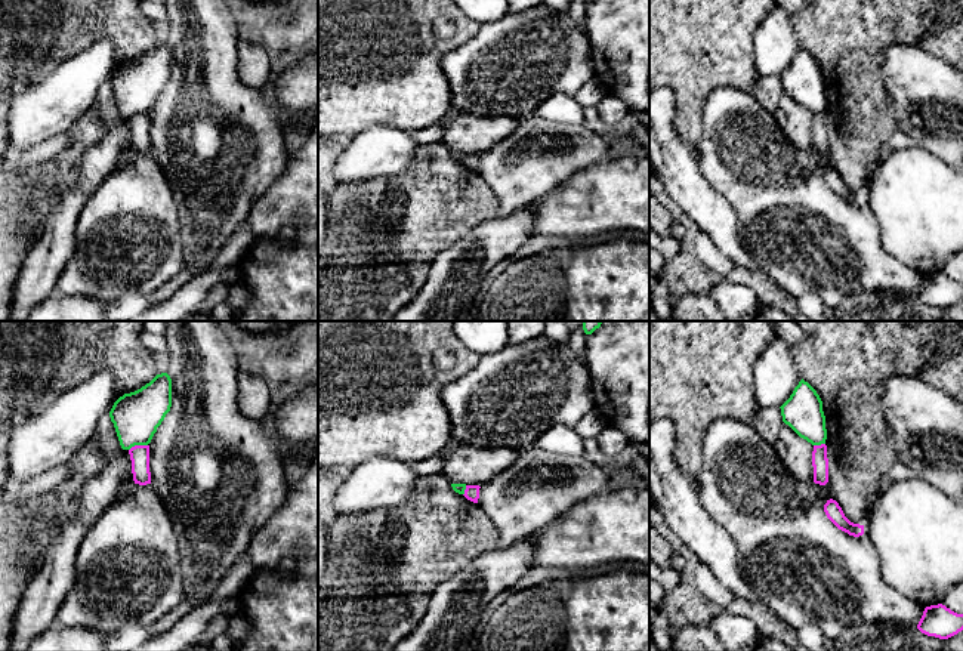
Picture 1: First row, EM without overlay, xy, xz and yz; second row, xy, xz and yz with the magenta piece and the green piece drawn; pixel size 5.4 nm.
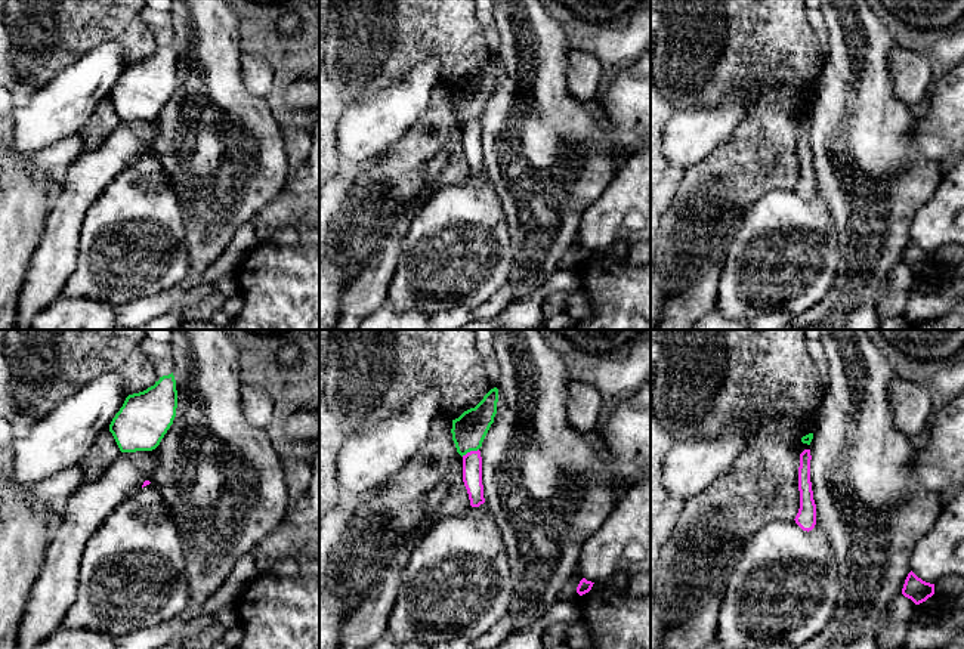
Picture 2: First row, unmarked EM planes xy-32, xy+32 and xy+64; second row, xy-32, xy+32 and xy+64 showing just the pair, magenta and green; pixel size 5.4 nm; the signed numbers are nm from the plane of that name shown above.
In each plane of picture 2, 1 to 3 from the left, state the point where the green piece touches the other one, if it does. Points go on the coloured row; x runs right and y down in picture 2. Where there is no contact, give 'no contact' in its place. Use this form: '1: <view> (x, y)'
1: no contact
2: xy+32 (469, 453)
3: no contact

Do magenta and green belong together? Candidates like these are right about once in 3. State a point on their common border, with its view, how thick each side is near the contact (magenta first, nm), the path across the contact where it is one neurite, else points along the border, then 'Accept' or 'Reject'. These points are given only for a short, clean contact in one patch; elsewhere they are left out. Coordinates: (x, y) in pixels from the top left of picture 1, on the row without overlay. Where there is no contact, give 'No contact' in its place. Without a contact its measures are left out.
Touches magenta at xy (138, 114). Thickness 110 nm (magenta) against 260 nm. Boundary: xy (147, 113), (135, 113), (129, 119). Reject

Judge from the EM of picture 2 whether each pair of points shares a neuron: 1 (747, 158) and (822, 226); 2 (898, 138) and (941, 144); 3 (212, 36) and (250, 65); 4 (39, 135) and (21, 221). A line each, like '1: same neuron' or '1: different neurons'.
1: different neurons
2: different neurons
3: different neurons
4: different neurons

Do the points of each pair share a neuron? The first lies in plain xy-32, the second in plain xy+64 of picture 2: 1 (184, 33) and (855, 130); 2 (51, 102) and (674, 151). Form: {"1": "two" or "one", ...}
{"1": "one", "2": "one"}

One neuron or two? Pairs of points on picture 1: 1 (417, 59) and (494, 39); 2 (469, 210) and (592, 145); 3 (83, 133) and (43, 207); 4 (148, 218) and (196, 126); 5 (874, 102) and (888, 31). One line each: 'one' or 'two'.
1: two
2: two
3: one
4: two
5: one

